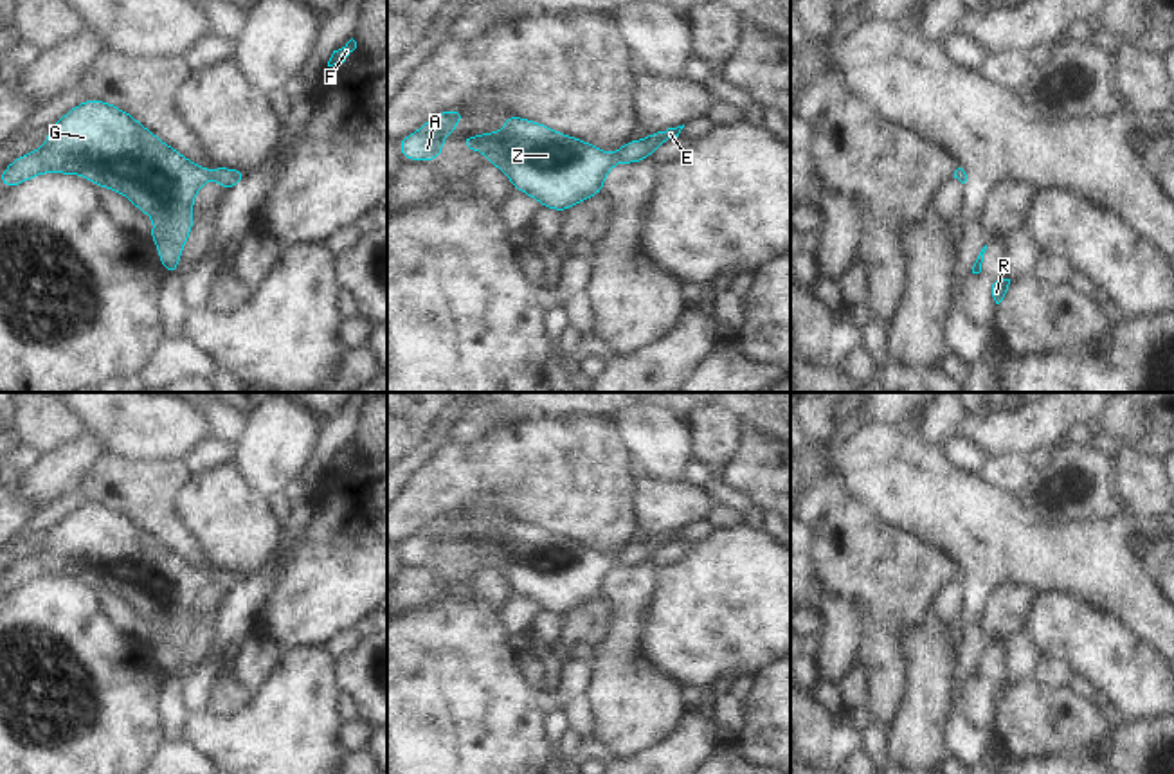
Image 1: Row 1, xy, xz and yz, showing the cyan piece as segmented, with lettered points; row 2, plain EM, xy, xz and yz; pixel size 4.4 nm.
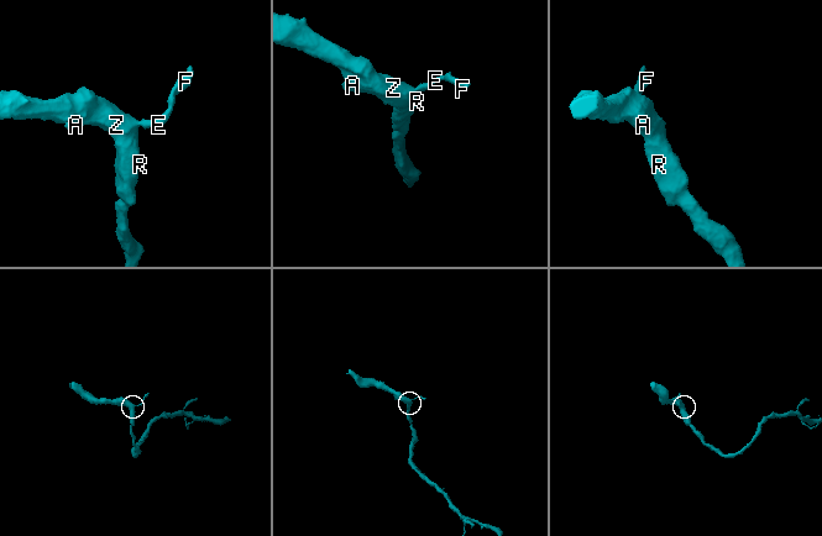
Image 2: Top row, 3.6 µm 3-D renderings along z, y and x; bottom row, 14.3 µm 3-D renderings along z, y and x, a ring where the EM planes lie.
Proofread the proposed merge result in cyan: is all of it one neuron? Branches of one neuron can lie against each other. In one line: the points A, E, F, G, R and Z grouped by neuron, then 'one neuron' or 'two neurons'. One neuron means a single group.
A E F G R Z | one neuron

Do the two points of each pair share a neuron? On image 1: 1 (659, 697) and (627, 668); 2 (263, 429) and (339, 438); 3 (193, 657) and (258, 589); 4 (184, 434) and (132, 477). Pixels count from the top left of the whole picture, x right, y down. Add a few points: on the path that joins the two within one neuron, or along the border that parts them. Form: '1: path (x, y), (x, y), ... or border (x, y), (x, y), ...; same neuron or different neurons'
1: path (652, 693), (634, 675); same neuron
2: border (325, 422), (314, 456), (301, 476); different neurons
3: border (216, 616), (216, 641), (202, 663); different neurons
4: border (108, 452), (135, 461), (180, 461); different neurons

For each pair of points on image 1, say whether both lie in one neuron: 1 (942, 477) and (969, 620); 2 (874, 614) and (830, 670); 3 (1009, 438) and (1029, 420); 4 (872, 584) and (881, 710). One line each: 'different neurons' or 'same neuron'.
1: same neuron
2: different neurons
3: same neuron
4: same neuron

